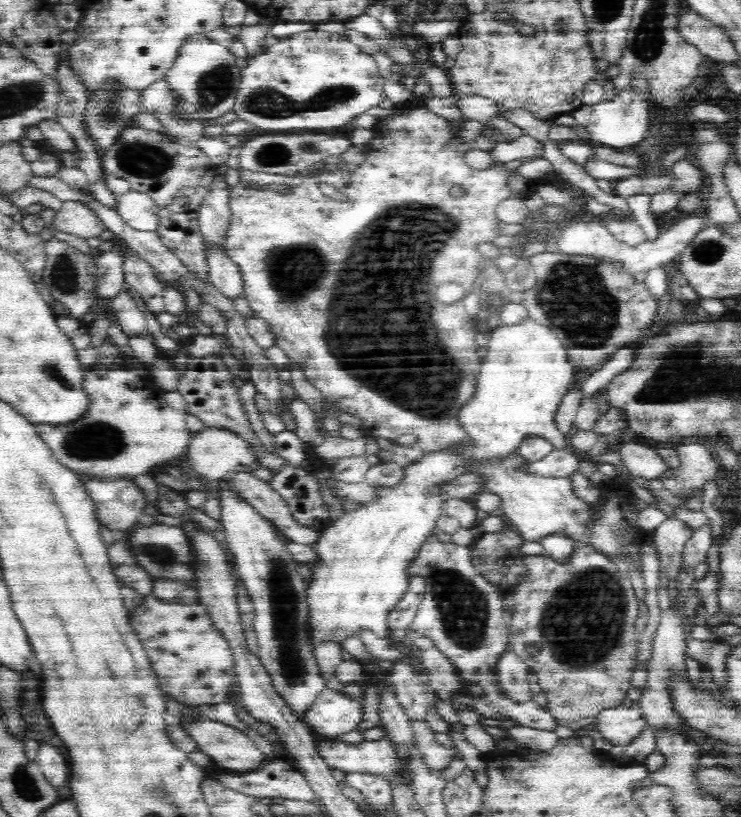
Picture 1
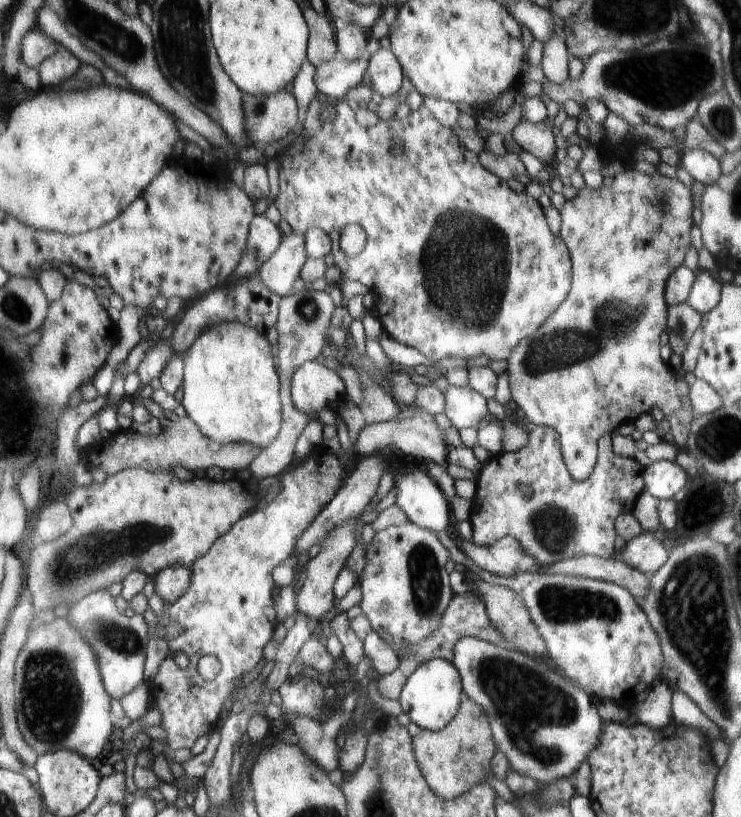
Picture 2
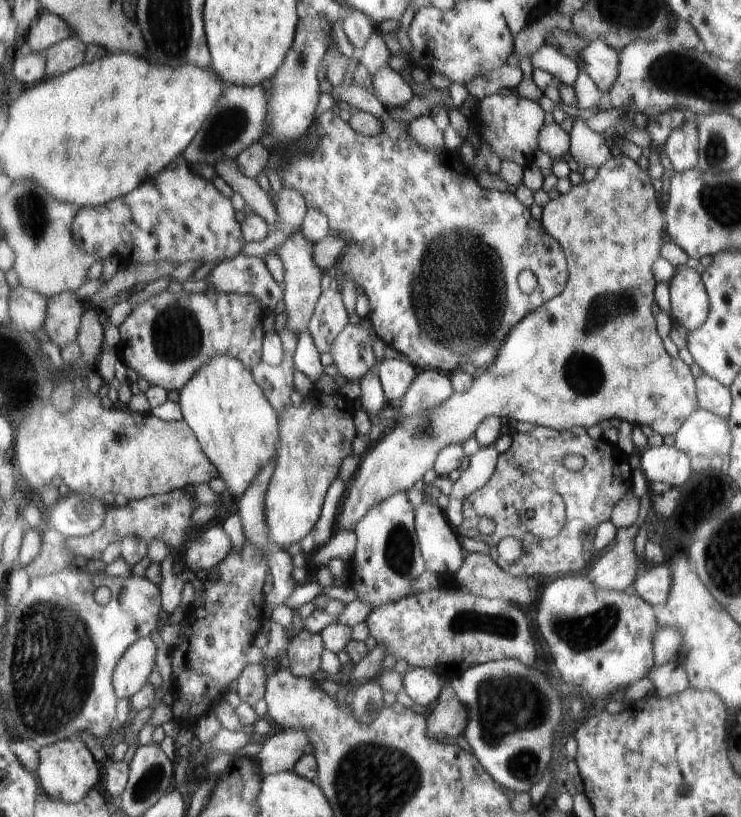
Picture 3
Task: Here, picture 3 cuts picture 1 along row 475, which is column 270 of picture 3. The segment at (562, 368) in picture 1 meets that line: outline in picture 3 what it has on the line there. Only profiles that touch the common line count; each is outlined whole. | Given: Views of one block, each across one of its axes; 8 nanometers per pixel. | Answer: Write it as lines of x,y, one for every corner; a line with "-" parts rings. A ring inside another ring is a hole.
216,356
182,390
179,401
184,419
197,433
202,448
220,470
221,478
227,483
227,490
240,497
254,482
258,472
274,458
280,443
280,422
277,420
276,411
264,396
262,388
254,382
250,370
252,368
249,365
242,364
242,360
236,360
234,356

